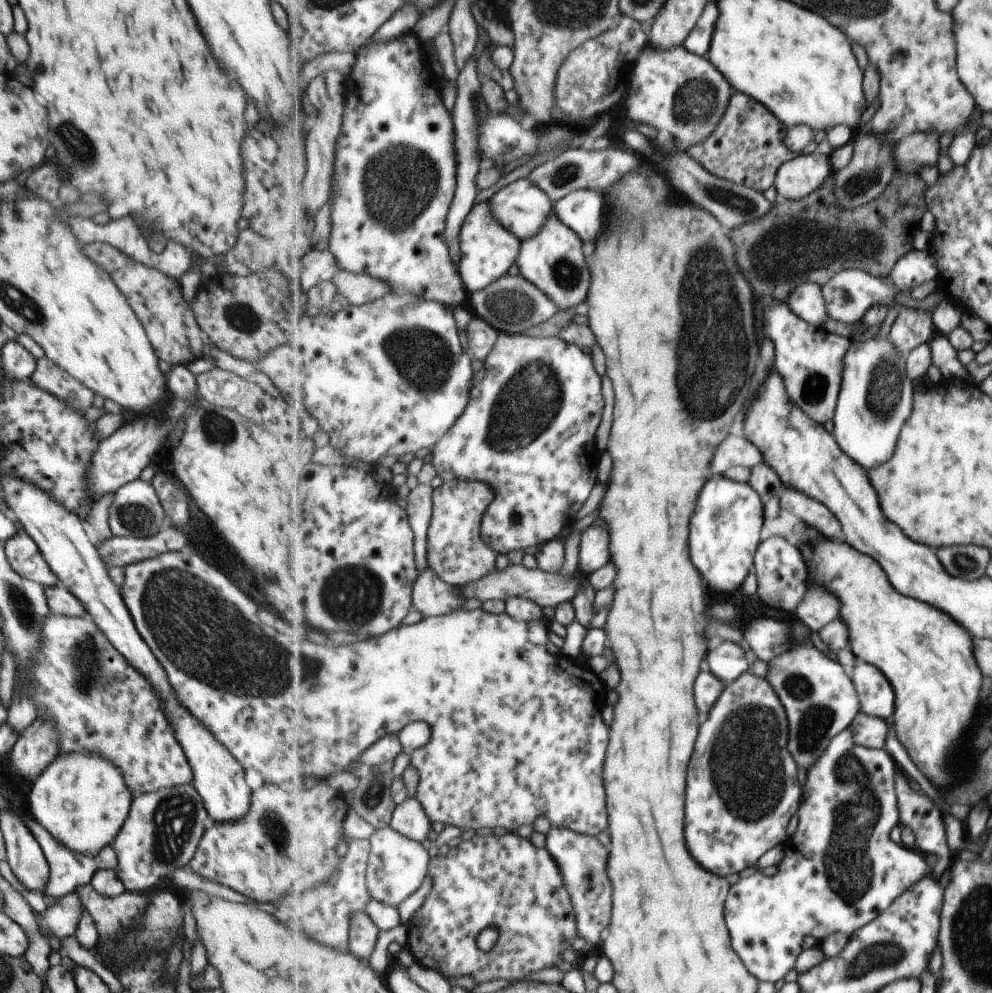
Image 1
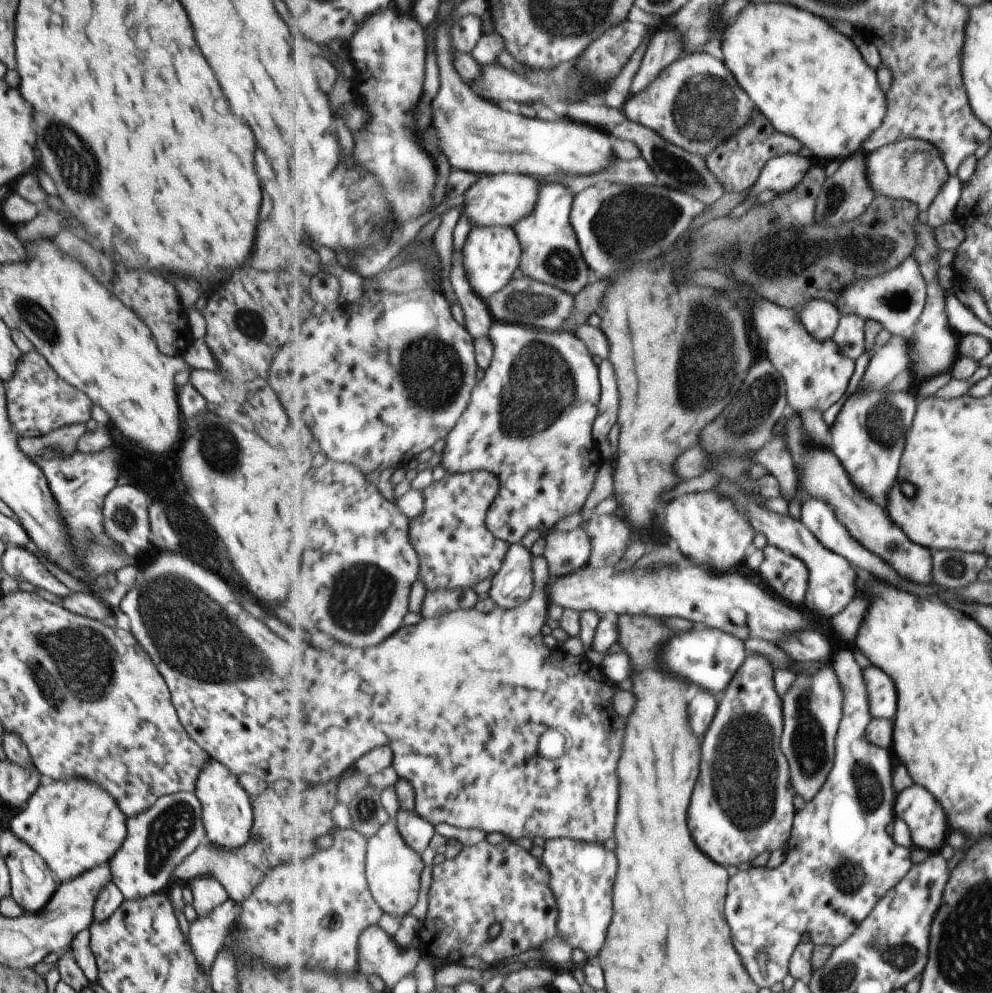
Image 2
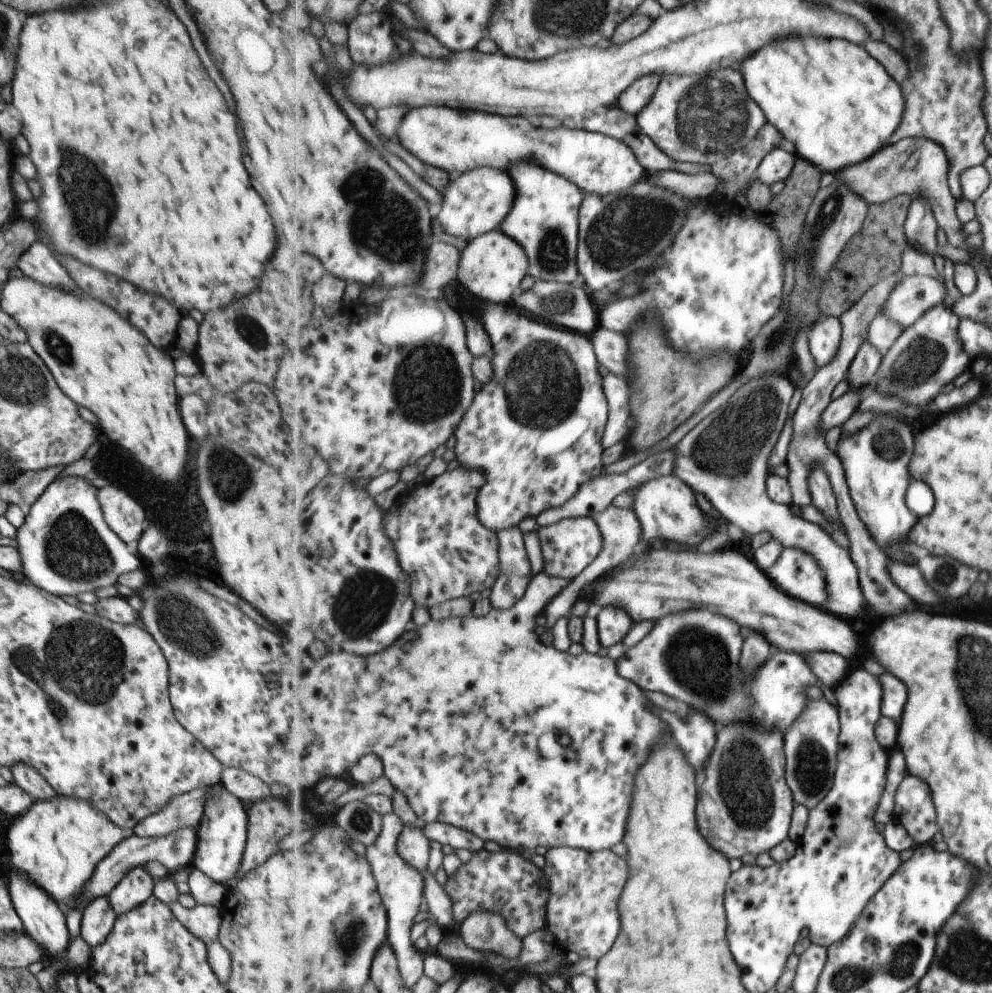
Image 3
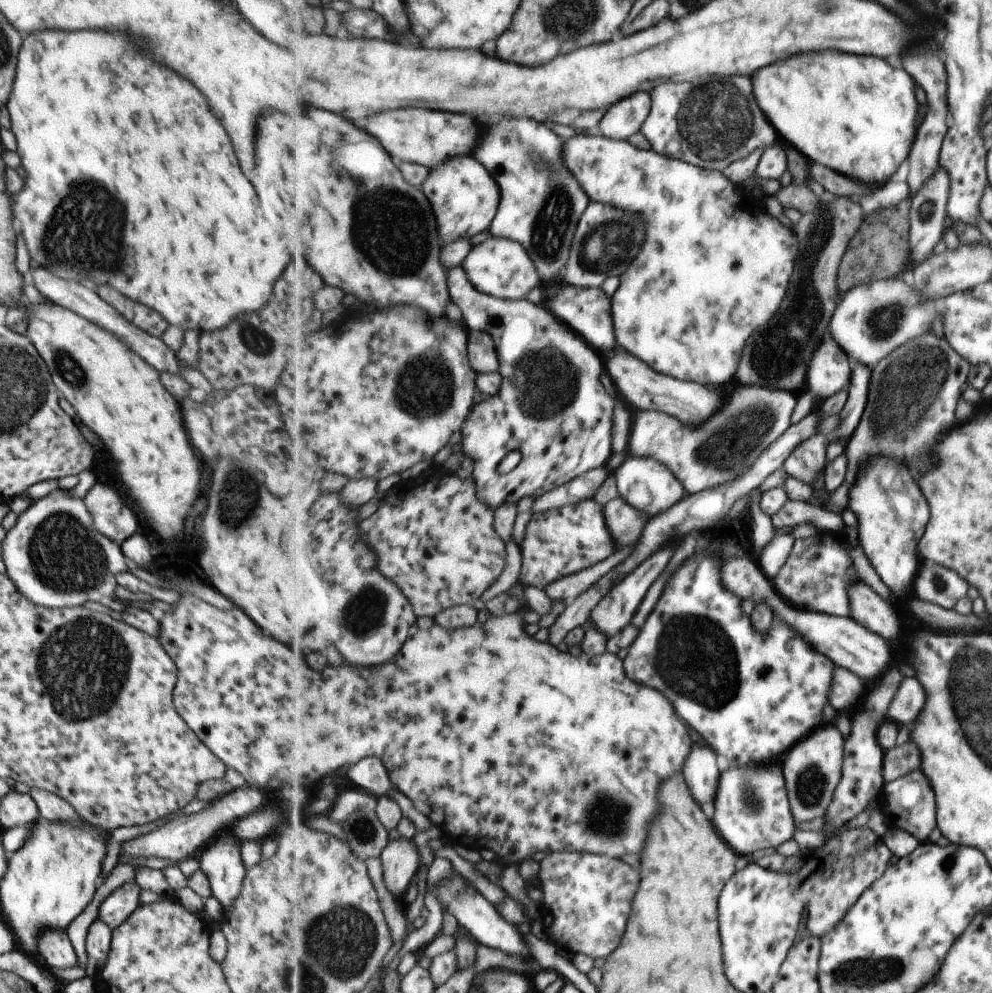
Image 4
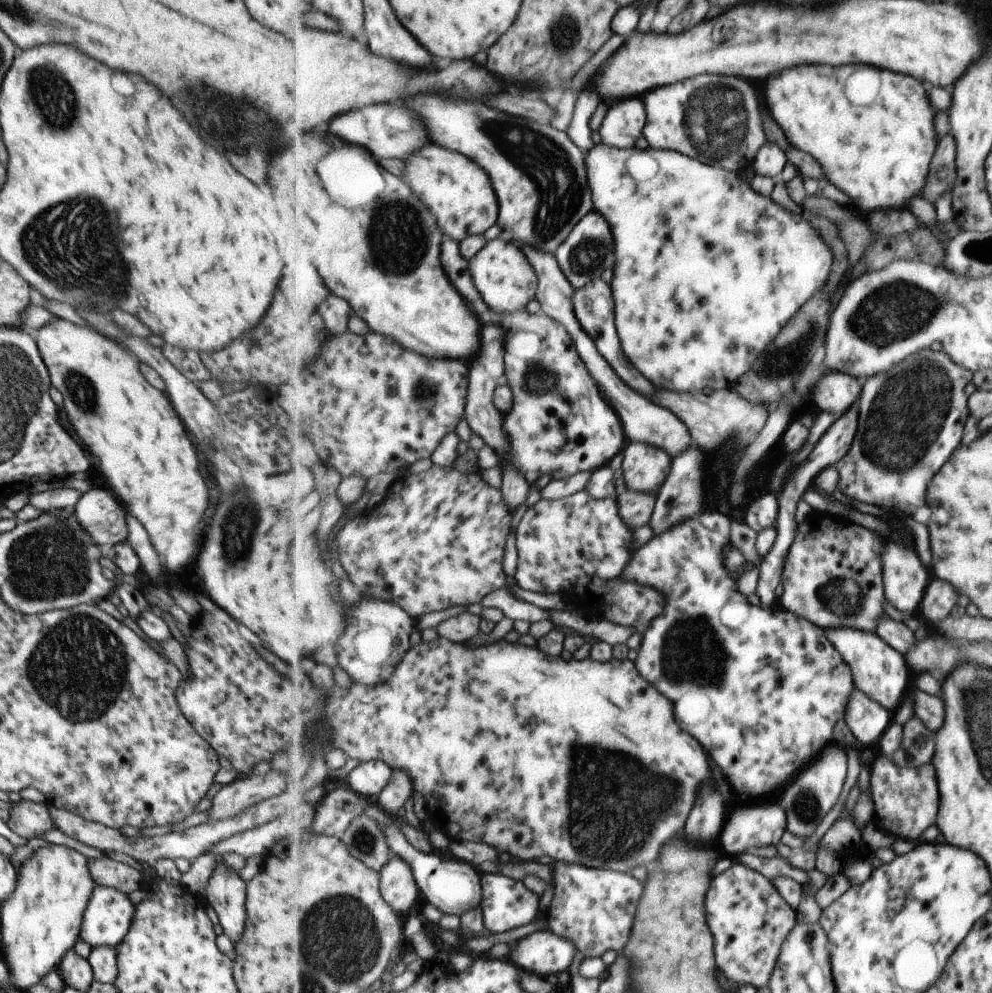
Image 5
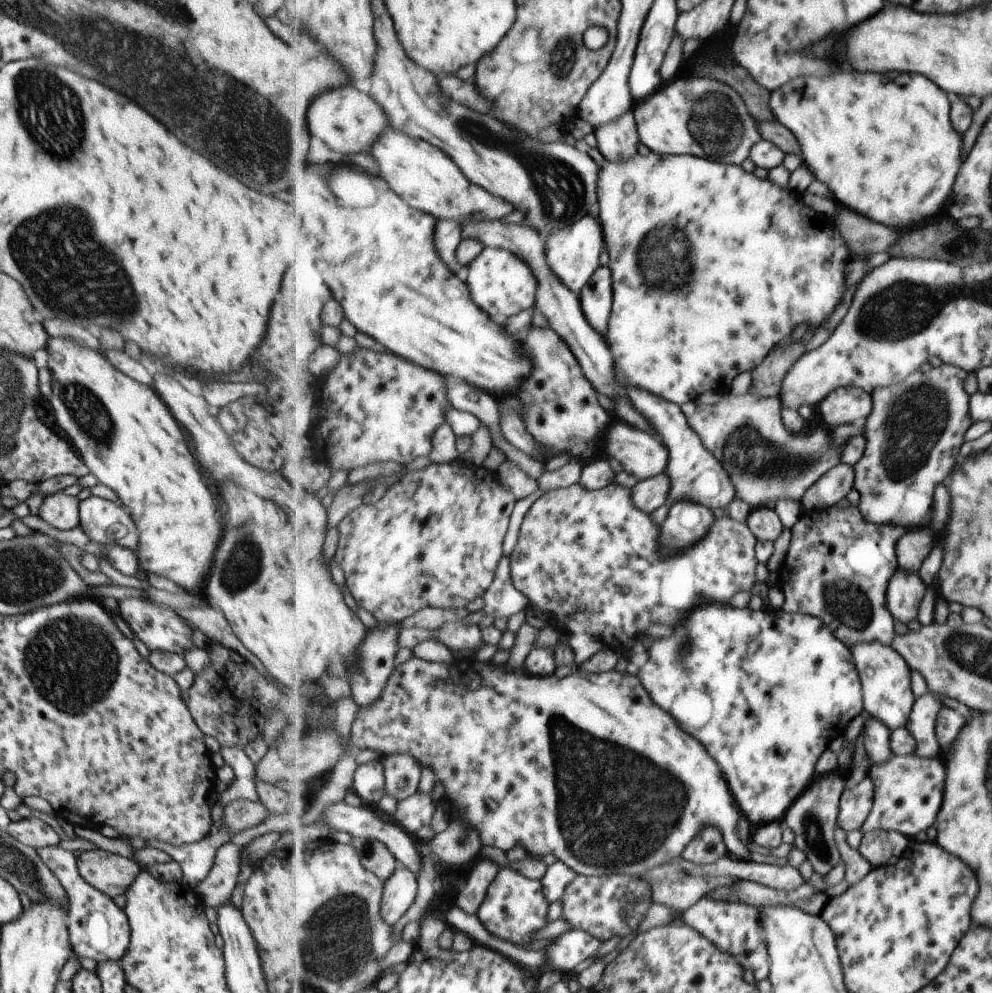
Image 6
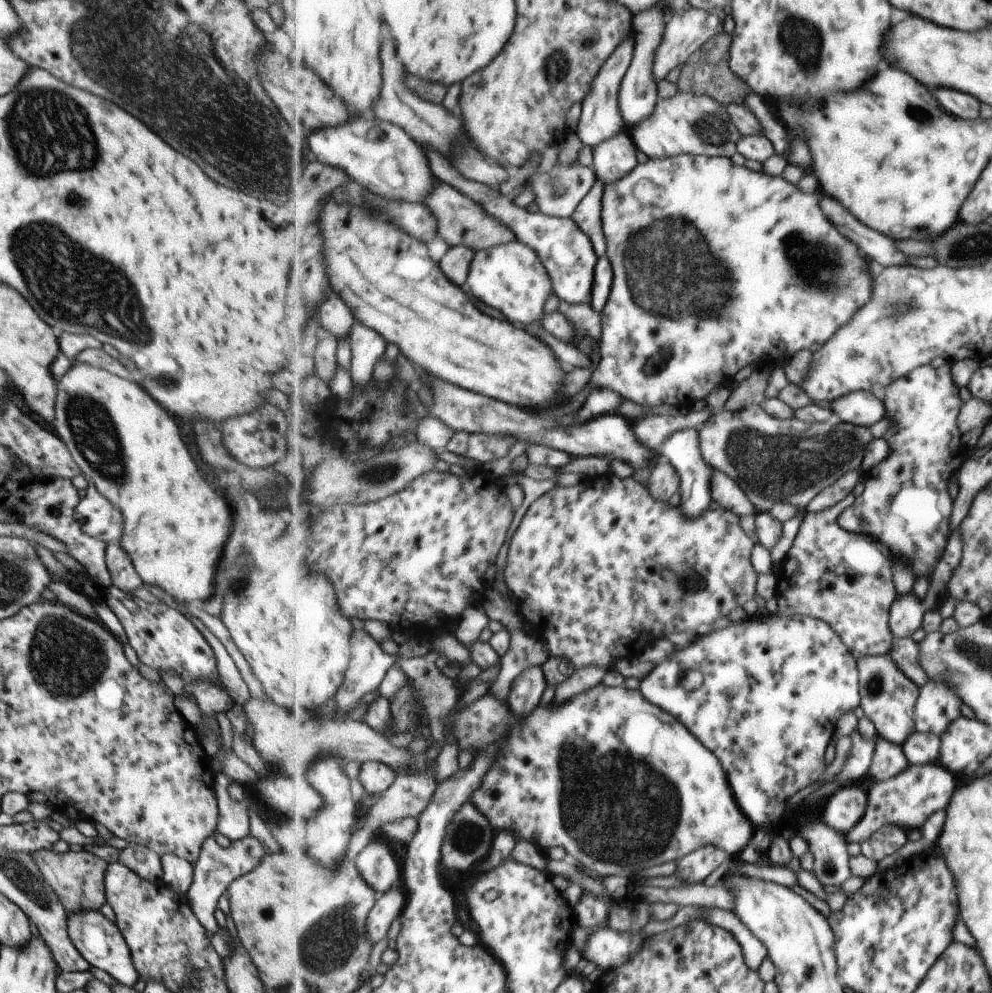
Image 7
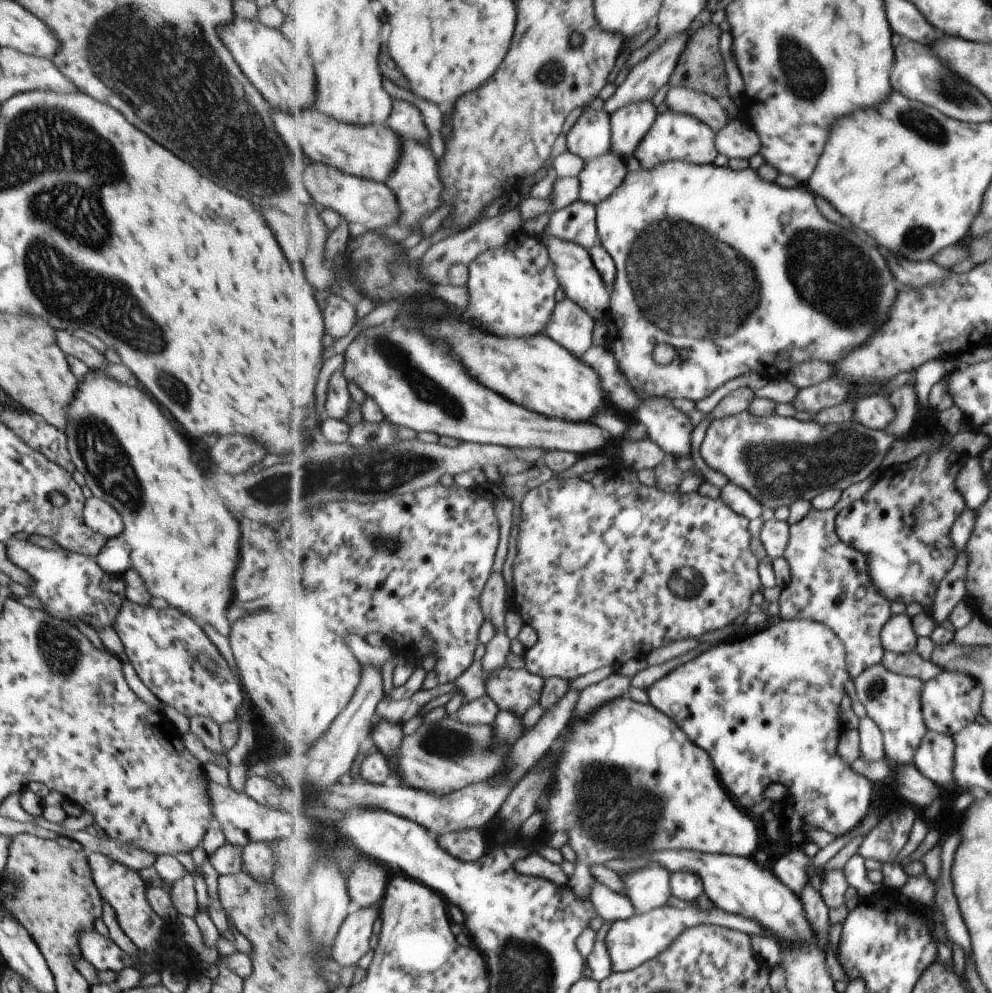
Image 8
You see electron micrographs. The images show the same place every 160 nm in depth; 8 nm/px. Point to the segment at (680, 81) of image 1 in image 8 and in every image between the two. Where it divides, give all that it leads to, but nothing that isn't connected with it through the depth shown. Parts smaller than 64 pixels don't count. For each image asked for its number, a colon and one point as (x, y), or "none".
2: (696, 104)
3: (691, 118)
4: (710, 123)
5: (725, 127)
6: (703, 117)
7: (695, 124)
8: (675, 136)

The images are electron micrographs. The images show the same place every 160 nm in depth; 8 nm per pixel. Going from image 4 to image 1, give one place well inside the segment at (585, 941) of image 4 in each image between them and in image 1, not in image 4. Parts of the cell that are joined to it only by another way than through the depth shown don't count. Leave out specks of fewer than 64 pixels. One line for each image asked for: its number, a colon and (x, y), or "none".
1: (584, 860)
2: (582, 874)
3: (585, 886)

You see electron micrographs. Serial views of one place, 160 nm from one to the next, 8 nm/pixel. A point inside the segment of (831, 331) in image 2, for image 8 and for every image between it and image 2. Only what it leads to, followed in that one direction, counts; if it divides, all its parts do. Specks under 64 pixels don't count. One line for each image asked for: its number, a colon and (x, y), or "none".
3: (825, 336)
4: (830, 369)
5: (835, 392)
6: (846, 405)
7: (863, 408)
8: (874, 411)

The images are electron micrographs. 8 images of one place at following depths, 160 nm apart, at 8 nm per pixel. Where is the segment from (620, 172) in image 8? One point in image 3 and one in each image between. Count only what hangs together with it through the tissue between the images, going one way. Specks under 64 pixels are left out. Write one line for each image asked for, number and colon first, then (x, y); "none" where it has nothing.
3: (633, 100)
4: (622, 120)
5: (623, 124)
6: (618, 141)
7: (614, 158)

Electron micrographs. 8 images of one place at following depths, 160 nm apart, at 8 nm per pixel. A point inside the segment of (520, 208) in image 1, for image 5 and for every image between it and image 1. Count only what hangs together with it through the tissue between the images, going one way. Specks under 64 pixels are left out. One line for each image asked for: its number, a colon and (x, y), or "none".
2: (502, 200)
3: (477, 201)
4: (466, 197)
5: (460, 193)

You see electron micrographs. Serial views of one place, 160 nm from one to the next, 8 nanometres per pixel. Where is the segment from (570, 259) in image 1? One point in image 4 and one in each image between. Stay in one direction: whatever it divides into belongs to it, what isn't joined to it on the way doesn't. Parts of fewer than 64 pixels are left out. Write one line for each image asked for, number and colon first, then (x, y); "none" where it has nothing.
2: (551, 252)
3: (545, 219)
4: (542, 204)

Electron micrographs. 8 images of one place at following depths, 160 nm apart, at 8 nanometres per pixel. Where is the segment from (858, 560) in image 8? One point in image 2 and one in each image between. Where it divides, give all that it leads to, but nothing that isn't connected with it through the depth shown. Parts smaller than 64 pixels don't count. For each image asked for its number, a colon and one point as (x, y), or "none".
2: (788, 575)
3: (798, 574)
4: (817, 576)
5: (833, 576)
6: (839, 568)
7: (846, 579)

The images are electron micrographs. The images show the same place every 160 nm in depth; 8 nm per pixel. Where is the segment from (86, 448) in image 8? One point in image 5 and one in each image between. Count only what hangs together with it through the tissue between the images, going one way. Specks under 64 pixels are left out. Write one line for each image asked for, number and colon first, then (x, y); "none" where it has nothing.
5: (128, 425)
6: (122, 431)
7: (174, 527)

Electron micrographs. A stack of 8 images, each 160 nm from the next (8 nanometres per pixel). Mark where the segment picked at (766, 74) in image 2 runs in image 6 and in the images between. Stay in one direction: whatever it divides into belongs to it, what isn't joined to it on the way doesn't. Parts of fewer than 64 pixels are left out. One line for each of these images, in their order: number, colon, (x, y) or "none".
3: (836, 104)
4: (855, 114)
5: (872, 129)
6: (882, 143)

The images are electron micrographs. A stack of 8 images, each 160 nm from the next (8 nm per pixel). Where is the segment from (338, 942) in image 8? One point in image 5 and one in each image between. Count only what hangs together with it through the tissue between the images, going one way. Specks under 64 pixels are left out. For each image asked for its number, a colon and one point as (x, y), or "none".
5: (399, 886)
6: (400, 891)
7: (389, 906)

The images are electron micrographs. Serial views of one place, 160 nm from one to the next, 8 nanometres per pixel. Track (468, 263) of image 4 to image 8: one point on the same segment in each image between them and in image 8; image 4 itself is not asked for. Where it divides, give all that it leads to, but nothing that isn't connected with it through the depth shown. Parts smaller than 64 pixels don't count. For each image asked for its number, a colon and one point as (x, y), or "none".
5: (507, 279)
6: (504, 284)
7: (511, 277)
8: (514, 289)

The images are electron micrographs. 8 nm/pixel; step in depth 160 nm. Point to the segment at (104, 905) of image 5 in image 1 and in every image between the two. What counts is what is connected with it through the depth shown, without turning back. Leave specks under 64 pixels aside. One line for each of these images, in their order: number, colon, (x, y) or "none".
1: (161, 830)
2: (158, 840)
3: (136, 885)
4: (117, 905)

